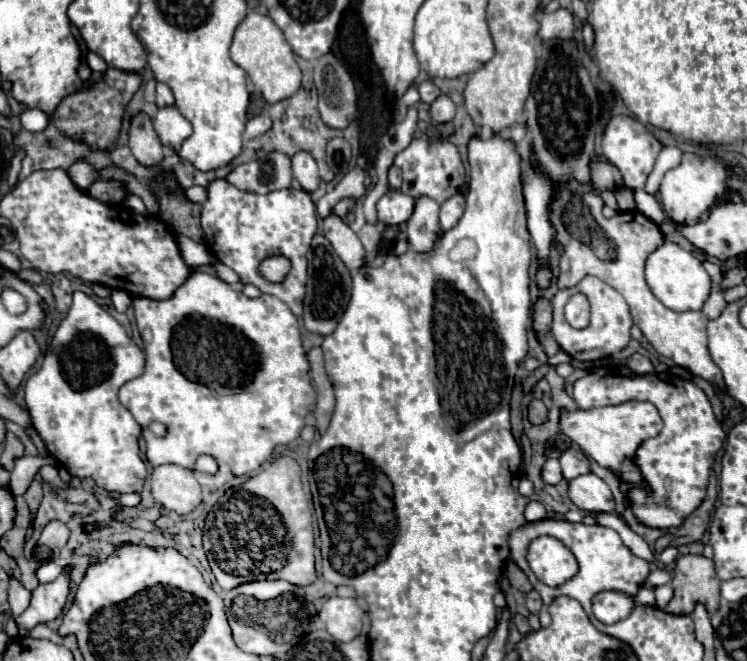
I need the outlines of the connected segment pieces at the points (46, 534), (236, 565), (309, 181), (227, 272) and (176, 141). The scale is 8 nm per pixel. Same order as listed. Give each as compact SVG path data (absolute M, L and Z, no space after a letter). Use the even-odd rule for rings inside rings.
M50 521L50 523L44 527L42 535L40 535L40 543L46 545L46 547L50 547L50 549L58 555L58 553L62 551L62 547L66 545L68 535L70 535L70 531L68 531L68 527L66 527L64 523L60 523L60 521Z
M280 457L256 477L228 489L208 515L202 543L212 573L222 589L276 579L298 587L314 583L312 513L302 491L300 465L292 457Z
M300 151L292 157L292 171L294 171L294 179L300 183L300 187L306 193L314 193L320 185L320 175L318 175L318 167L316 161L312 159L310 153Z
M216 261L216 263L212 263L212 267L216 269L216 275L218 275L222 281L226 281L226 283L236 283L236 281L238 281L238 275L236 275L230 267L226 267L224 263Z
M162 107L158 109L158 121L152 119L154 129L162 141L162 145L170 149L180 149L184 139L192 135L192 125L176 107Z

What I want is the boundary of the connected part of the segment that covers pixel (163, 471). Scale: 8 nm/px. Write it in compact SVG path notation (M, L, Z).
M170 463L154 467L150 485L156 503L176 513L190 513L202 501L200 485L194 477L194 471L180 465Z

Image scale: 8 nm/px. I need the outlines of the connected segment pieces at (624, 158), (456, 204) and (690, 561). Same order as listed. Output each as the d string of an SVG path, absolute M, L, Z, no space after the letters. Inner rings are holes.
M614 115L608 121L606 129L604 129L604 135L602 135L602 155L622 171L624 185L628 189L646 183L646 177L650 175L650 171L652 171L660 151L662 151L662 143L640 121L636 121L634 117Z
M460 193L442 203L442 207L440 207L440 227L442 227L442 231L452 229L460 221L464 207L466 207L466 201L464 201L464 195L460 195Z
M682 555L674 567L674 599L664 611L672 615L686 615L696 603L704 603L712 613L718 609L720 601L720 579L712 559L704 555Z

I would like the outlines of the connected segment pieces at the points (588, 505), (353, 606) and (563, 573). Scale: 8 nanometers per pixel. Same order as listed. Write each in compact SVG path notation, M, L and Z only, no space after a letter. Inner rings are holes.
M594 473L580 475L568 483L570 501L590 513L612 513L614 497L608 485Z
M330 597L322 609L320 619L326 625L326 631L338 641L352 641L362 629L364 611L358 607L356 599Z
M548 535L534 539L534 573L542 583L560 587L572 579L576 571L576 557L568 551L568 547L564 547L564 543Z

